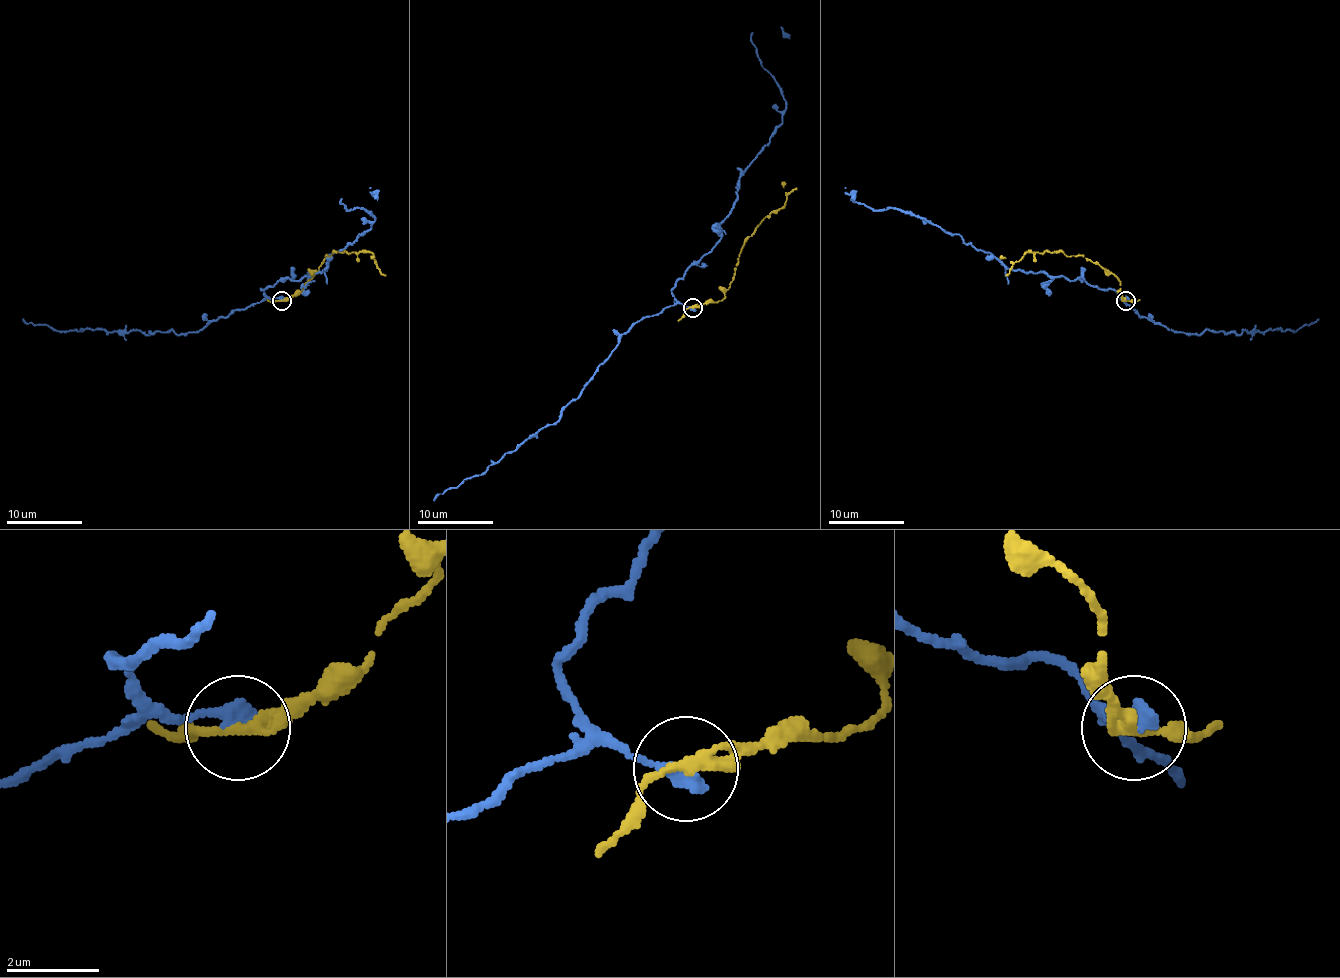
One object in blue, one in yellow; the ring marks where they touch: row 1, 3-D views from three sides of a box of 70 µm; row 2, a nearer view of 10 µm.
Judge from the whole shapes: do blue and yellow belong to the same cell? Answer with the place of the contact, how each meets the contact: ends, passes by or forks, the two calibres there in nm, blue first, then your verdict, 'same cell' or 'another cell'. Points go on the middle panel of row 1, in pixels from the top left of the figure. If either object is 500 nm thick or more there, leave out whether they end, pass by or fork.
(692, 307) | blue ends | yellow passes by | 400/280 nm | another cell

